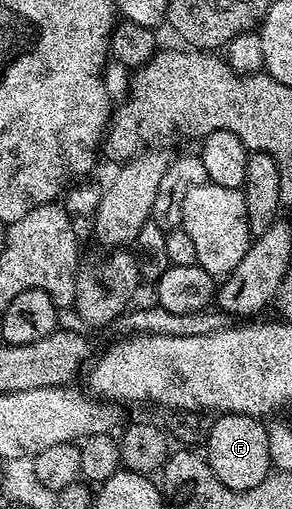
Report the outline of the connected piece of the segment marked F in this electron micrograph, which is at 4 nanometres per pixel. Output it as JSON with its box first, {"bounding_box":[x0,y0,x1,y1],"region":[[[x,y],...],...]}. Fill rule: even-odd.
{"bounding_box":[204,413,272,493],"region":[[[224,413],[213,418],[211,431],[204,442],[204,460],[224,487],[243,493],[256,487],[272,472],[270,464],[269,428],[257,417],[243,413]]]}

